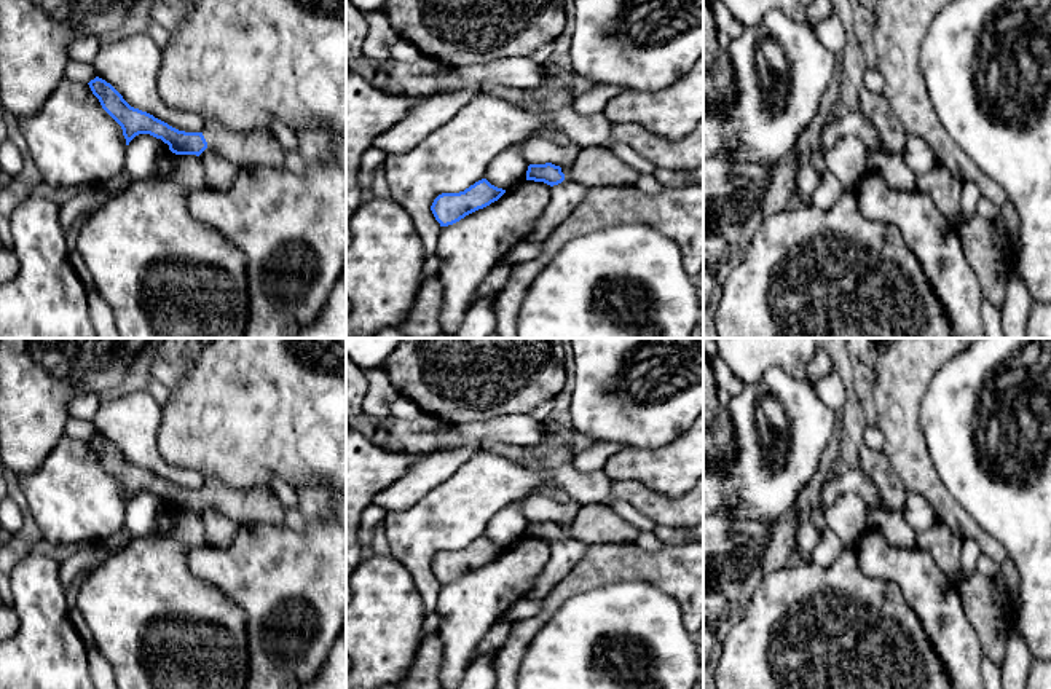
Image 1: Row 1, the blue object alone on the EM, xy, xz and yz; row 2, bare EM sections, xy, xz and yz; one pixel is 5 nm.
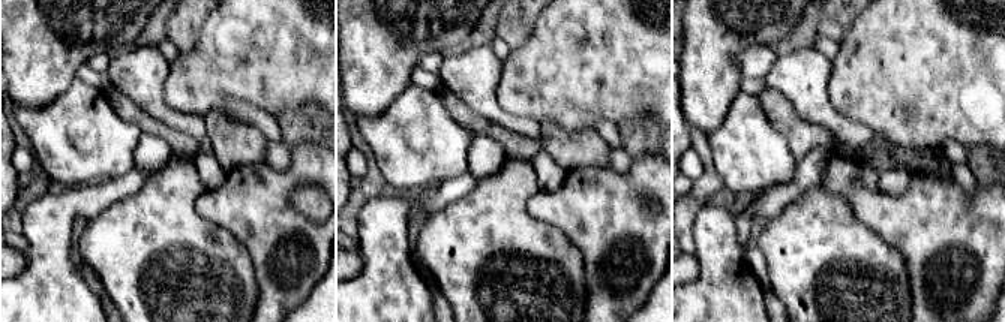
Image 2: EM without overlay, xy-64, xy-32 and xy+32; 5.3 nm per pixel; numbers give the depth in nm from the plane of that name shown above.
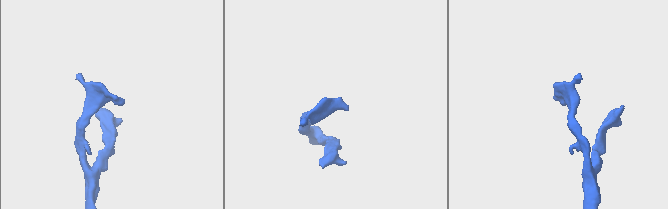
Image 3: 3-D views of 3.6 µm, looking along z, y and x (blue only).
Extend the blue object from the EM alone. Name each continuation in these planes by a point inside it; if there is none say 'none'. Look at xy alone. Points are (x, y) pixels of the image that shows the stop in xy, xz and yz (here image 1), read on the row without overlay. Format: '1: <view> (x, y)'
1: xy (255, 504)

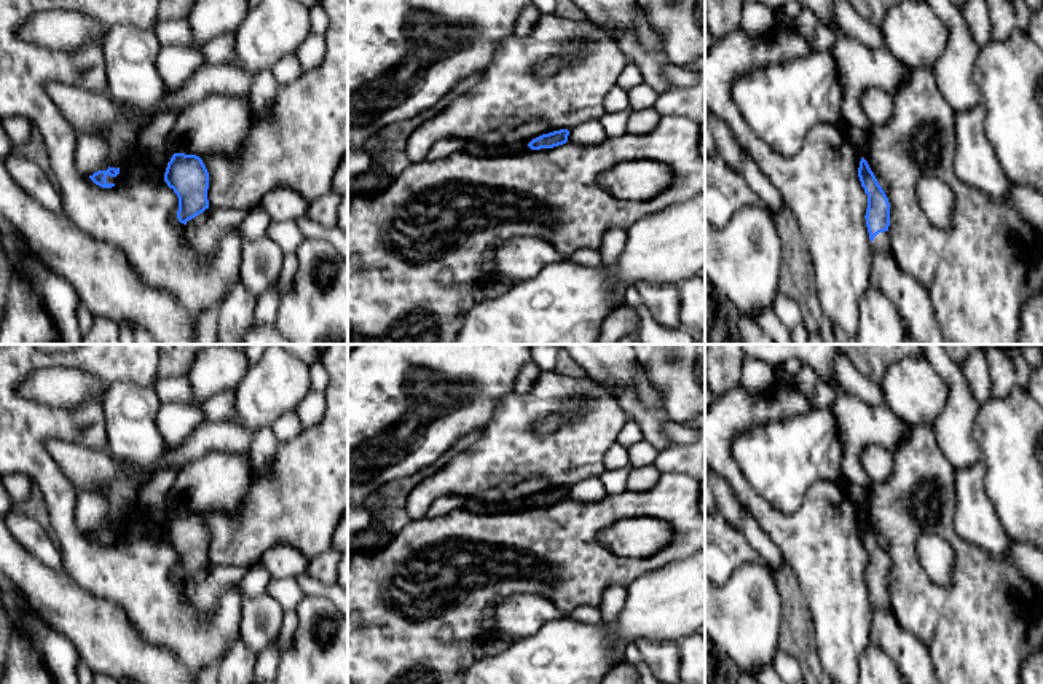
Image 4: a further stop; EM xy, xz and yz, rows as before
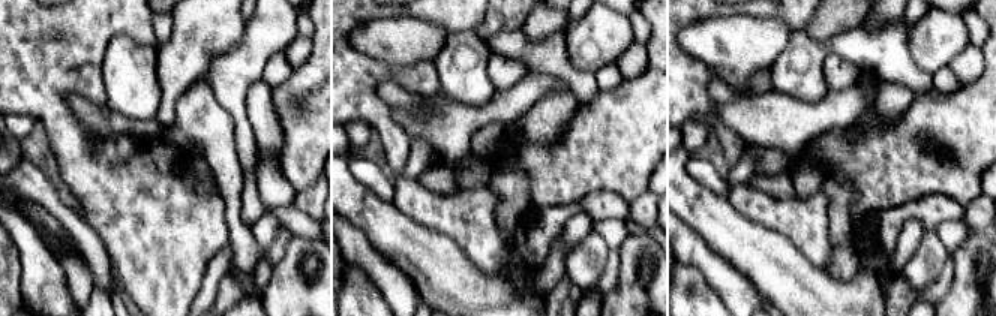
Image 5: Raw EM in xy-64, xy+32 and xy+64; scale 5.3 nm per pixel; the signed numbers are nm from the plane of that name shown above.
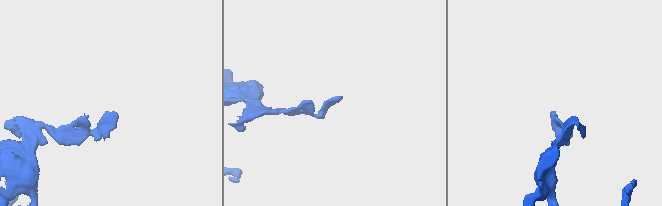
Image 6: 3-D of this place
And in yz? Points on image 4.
none

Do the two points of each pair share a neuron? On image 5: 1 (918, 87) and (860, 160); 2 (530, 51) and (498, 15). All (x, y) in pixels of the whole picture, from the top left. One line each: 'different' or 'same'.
1: different
2: different

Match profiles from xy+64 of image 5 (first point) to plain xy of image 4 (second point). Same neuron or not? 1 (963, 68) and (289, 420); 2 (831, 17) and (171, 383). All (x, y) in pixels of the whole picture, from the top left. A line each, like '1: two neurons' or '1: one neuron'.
1: two neurons
2: two neurons

